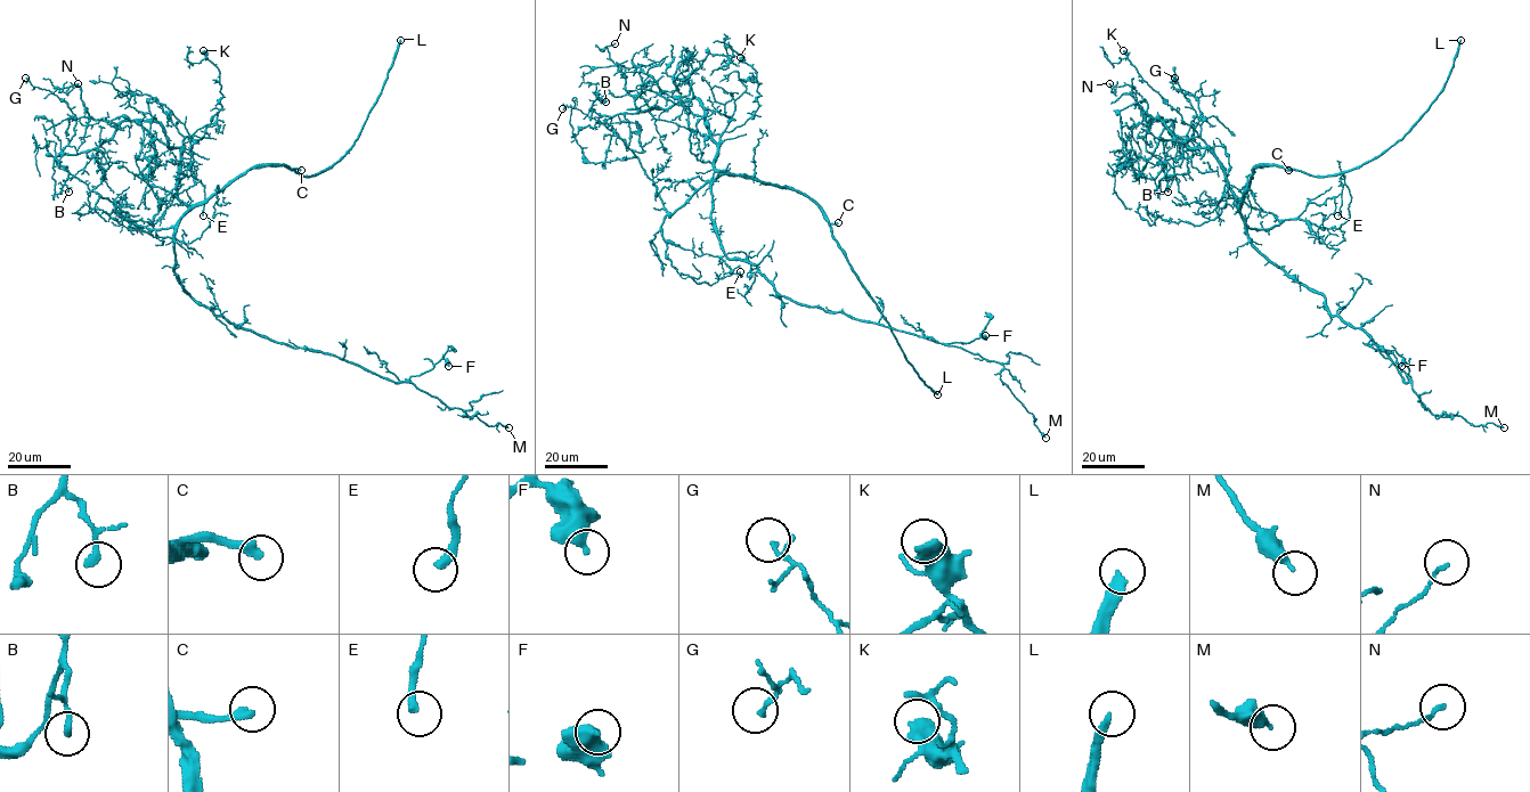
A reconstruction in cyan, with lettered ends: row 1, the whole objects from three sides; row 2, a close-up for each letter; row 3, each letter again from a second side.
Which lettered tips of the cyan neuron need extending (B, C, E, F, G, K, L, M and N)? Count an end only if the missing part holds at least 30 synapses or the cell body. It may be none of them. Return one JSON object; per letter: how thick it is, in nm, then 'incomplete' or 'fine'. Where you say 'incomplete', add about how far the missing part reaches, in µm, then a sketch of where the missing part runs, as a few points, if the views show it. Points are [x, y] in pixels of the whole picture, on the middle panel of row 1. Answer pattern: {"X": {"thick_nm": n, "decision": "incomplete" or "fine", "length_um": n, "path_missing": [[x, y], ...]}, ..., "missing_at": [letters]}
{"B": {"thick_nm": 170, "decision": "fine"}, "C": {"thick_nm": 300, "decision": "incomplete", "length_um": 130, "path_missing": [[838, 222], [889, 225], [911, 215], [928, 197], [954, 117], [937, 89], [895, 59], [868, 27], [853, 25]]}, "E": {"thick_nm": 280, "decision": "fine"}, "F": {"thick_nm": 480, "decision": "fine"}, "G": {"thick_nm": 100, "decision": "fine"}, "K": {"thick_nm": 550, "decision": "fine"}, "L": {"thick_nm": 340, "decision": "incomplete", "length_um": 300}, "M": {"thick_nm": 320, "decision": "fine"}, "N": {"thick_nm": 130, "decision": "fine"}, "missing_at": ["C", "L"]}

